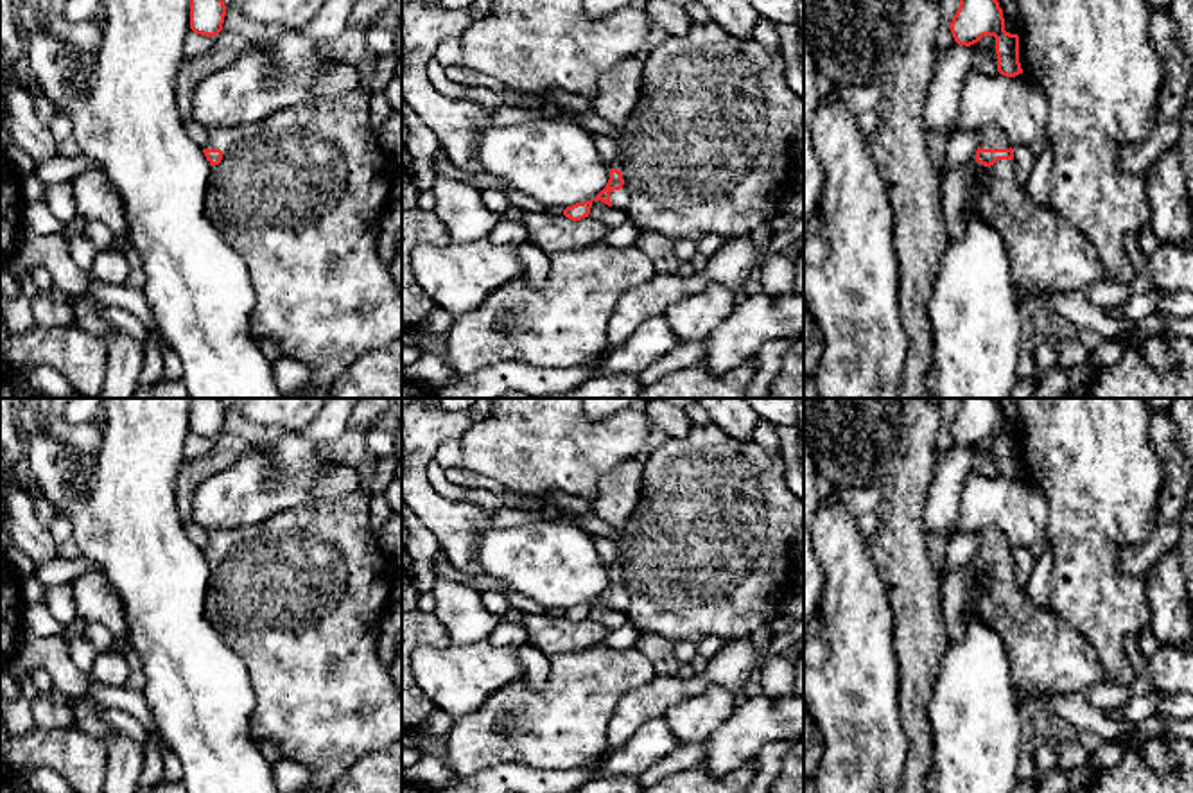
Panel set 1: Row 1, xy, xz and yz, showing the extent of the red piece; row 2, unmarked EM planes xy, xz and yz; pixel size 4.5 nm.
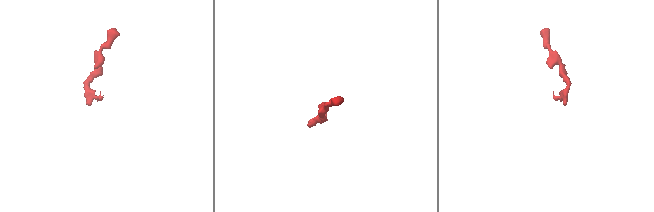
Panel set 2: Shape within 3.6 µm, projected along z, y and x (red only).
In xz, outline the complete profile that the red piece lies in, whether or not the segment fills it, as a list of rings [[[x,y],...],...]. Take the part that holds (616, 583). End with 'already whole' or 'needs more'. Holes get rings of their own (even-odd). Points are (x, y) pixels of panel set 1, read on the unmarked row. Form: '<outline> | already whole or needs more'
[[[692,423],[684,438],[667,440],[644,458],[639,501],[615,540],[610,581],[594,601],[624,612],[640,635],[658,633],[671,644],[748,637],[780,615],[797,567],[791,540],[802,526],[804,501],[788,488],[780,456],[752,440],[736,440],[714,423]]] | needs more

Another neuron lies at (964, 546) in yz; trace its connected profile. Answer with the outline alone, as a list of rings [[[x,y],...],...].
[[[956,531],[949,542],[944,571],[958,571],[976,558],[980,531]]]

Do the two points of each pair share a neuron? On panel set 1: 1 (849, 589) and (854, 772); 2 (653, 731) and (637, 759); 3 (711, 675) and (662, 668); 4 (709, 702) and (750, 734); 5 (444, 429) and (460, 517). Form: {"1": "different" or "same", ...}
{"1": "same", "2": "same", "3": "different", "4": "different", "5": "same"}

